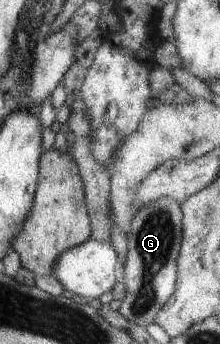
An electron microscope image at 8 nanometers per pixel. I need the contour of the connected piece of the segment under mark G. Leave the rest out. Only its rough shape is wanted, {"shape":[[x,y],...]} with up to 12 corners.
{"shape":[[137,208],[118,311],[147,327],[173,294],[182,208]]}

